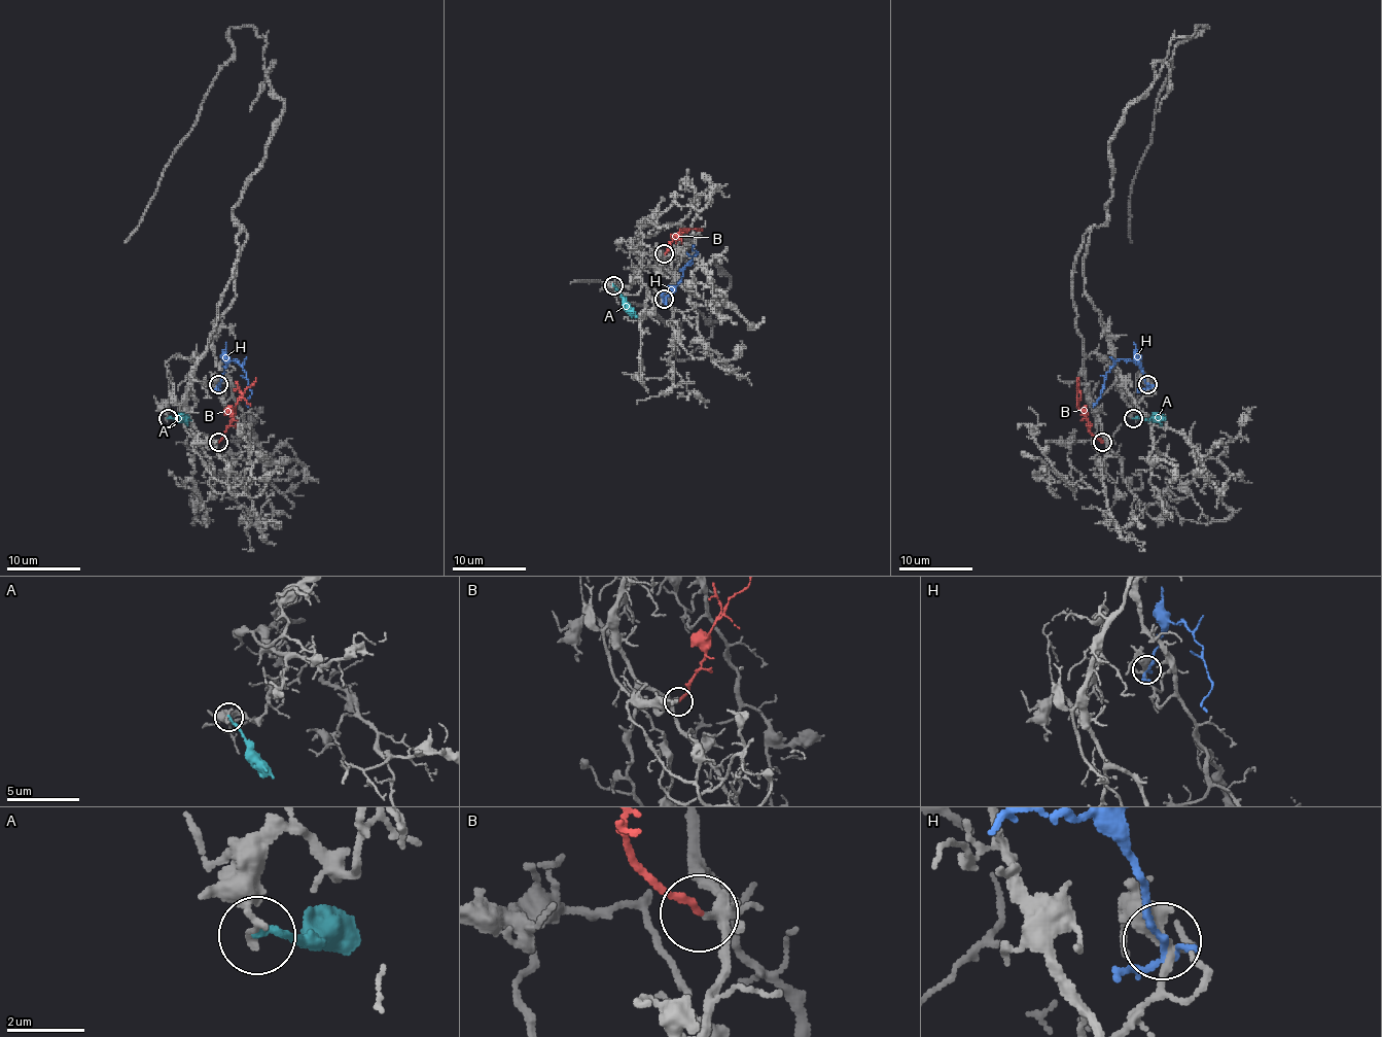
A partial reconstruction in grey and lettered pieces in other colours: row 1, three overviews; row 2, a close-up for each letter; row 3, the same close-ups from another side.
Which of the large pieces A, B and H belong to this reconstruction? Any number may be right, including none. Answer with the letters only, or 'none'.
B

